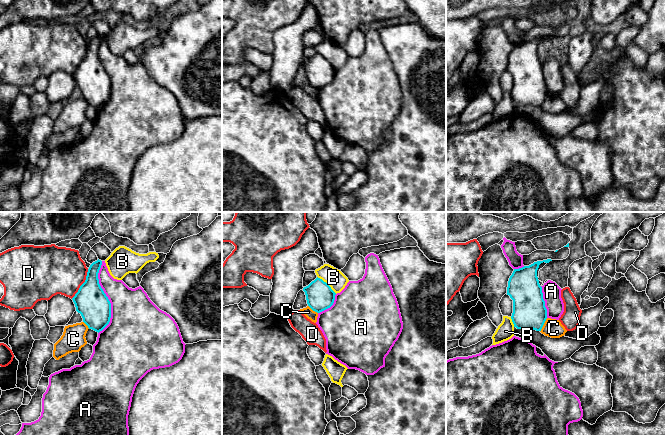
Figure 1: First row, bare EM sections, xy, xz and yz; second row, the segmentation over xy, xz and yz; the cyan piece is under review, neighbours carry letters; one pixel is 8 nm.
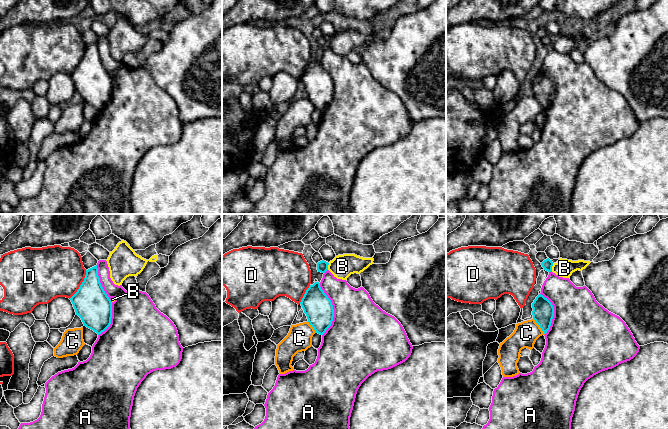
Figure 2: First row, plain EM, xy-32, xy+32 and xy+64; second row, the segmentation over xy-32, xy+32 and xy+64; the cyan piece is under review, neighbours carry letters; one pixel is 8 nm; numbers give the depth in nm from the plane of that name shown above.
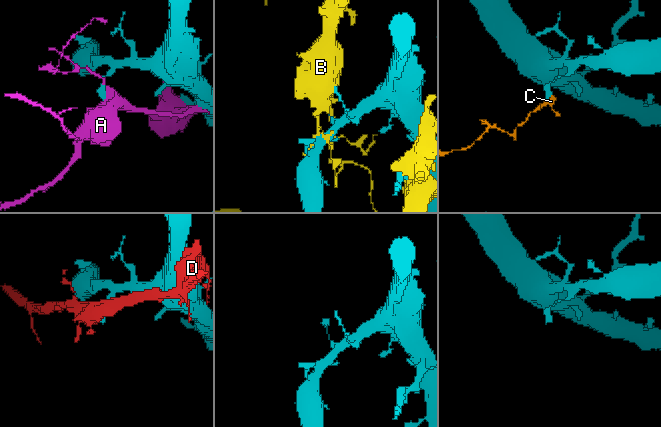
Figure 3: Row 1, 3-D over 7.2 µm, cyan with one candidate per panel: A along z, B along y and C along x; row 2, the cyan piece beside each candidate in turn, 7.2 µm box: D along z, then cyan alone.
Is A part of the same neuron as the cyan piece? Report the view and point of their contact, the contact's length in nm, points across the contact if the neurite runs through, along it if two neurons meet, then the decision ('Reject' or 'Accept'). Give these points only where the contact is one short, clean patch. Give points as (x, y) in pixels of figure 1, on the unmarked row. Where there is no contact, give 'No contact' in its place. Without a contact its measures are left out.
Touches cyan at xy (107, 73). Shared border 600 nm. Reject

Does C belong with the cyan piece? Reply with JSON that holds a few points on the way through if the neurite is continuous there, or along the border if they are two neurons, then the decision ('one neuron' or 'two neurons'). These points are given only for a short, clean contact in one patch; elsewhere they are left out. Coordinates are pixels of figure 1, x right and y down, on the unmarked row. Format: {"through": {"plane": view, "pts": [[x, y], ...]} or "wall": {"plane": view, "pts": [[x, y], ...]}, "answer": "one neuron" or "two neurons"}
{"wall": {"plane": "yz", "pts": [[547, 94], [540, 107]]}, "answer": "two neurons"}

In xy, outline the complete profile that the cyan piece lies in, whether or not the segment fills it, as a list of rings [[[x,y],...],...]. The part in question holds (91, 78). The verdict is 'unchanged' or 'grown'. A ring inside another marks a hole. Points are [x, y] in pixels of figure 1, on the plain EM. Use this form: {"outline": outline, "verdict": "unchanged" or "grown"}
{"outline": [[[99,35],[90,41],[85,58],[72,74],[83,98],[98,109],[109,100],[111,94],[111,79],[98,55],[101,41],[102,37]]], "verdict": "unchanged"}

